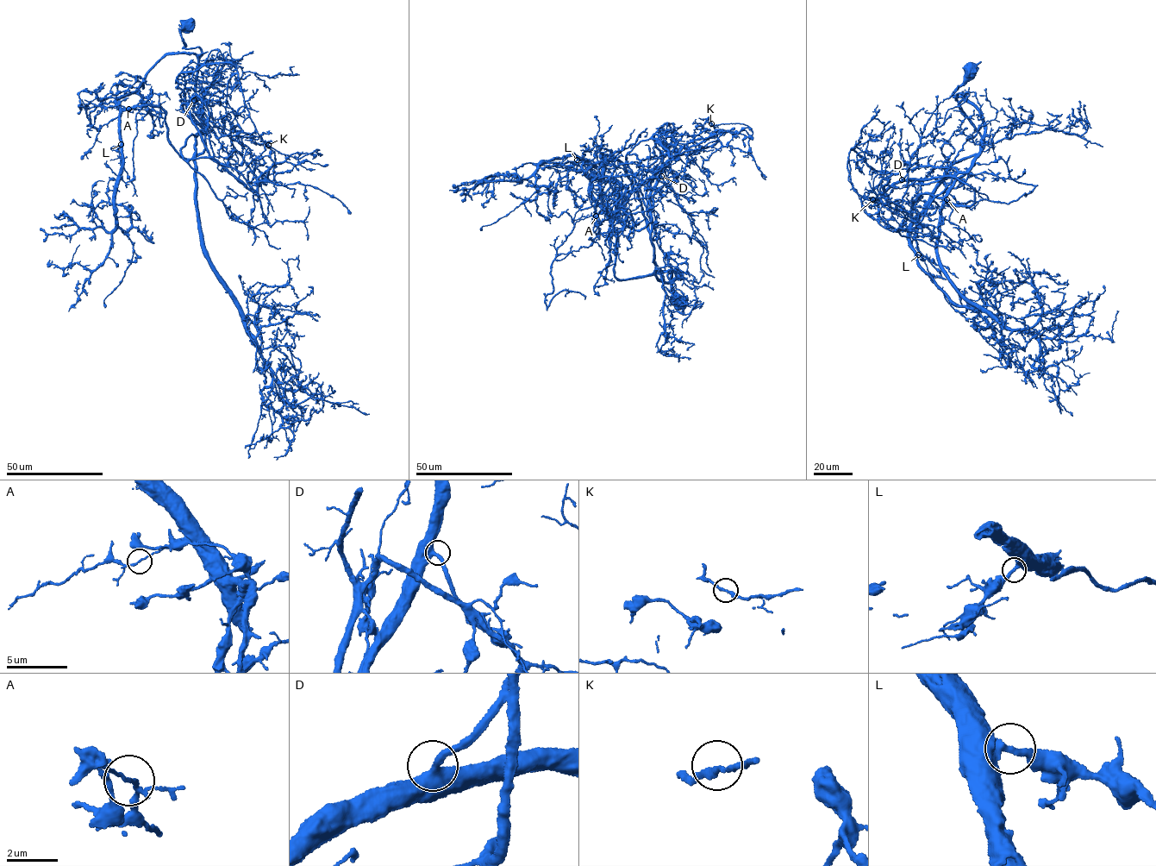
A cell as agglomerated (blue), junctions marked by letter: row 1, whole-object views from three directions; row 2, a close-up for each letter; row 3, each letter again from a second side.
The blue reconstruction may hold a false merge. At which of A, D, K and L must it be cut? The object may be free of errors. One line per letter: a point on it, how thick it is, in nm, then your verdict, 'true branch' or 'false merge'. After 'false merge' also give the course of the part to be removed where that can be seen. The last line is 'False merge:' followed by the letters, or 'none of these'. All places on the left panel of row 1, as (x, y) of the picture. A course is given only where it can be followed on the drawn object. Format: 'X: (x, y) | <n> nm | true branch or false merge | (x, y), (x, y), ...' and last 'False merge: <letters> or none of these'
A: (128, 109) | 130 nm | false merge | (128, 109), (86, 104), (92, 126), (99, 130), (88, 125), (90, 113), (115, 92)
D: (194, 100) | 400 nm | true branch
K: (268, 145) | 170 nm | true branch
L: (121, 144) | 380 nm | true branch
False merge: A

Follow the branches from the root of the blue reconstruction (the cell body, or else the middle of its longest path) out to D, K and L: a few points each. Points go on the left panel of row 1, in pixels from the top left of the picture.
D: (188, 26), (179, 31), (183, 47), (198, 47), (202, 54), (196, 86), (206, 133), (186, 107), (194, 100)
K: (188, 26), (206, 133), (182, 158), (210, 157), (254, 191), (275, 164), (319, 150), (296, 160), (268, 145)
L: (188, 26), (179, 31), (183, 47), (202, 53), (165, 55), (143, 87), (116, 100), (121, 144)

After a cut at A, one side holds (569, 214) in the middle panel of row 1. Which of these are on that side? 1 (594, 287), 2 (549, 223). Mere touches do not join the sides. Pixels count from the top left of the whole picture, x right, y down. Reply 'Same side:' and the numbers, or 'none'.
Same side: none

